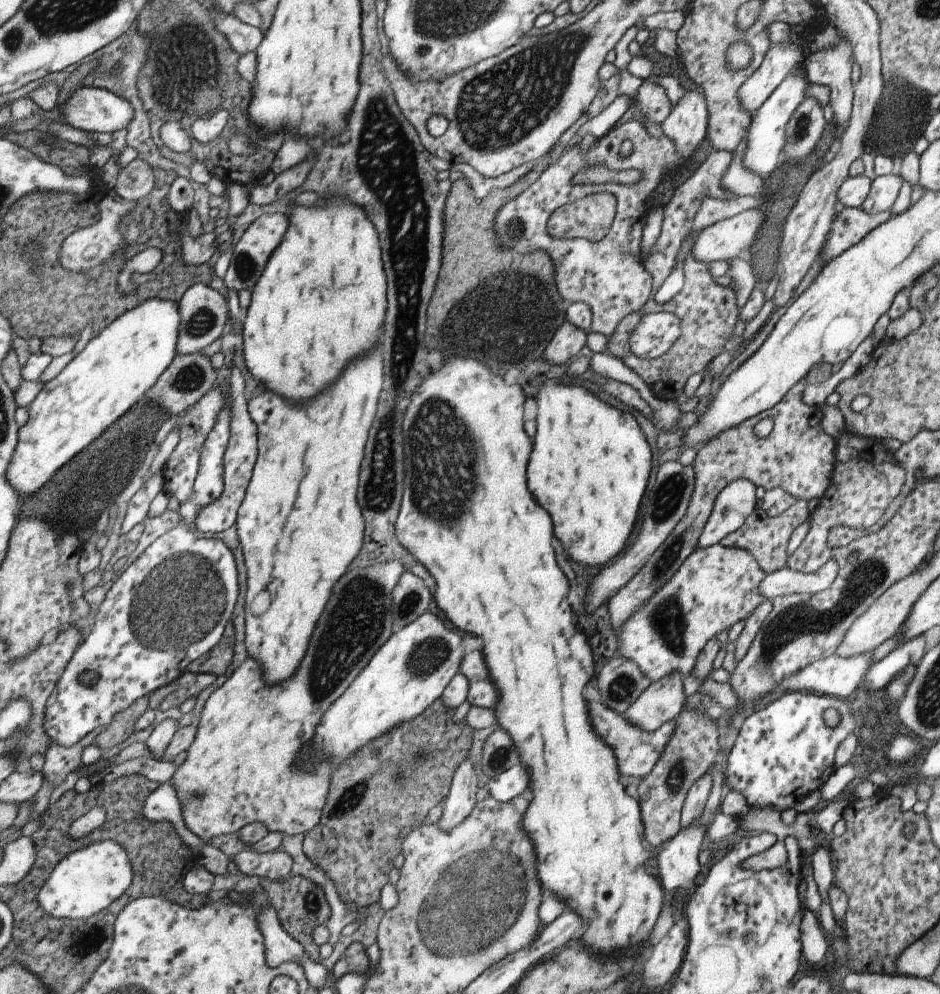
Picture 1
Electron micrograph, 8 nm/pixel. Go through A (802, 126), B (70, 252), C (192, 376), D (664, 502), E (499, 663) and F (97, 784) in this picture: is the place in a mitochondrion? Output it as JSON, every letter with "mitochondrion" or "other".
{"A":"mitochondrion","B":"other","C":"mitochondrion","D":"mitochondrion","E":"other","F":"other"}

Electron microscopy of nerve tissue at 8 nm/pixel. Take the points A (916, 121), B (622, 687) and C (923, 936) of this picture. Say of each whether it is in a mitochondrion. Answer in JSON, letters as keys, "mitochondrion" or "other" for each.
{"A":"other","B":"mitochondrion","C":"other"}

